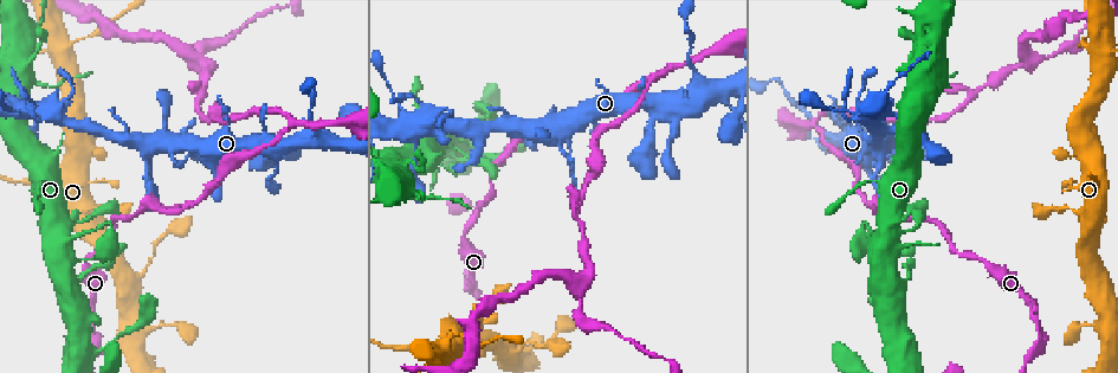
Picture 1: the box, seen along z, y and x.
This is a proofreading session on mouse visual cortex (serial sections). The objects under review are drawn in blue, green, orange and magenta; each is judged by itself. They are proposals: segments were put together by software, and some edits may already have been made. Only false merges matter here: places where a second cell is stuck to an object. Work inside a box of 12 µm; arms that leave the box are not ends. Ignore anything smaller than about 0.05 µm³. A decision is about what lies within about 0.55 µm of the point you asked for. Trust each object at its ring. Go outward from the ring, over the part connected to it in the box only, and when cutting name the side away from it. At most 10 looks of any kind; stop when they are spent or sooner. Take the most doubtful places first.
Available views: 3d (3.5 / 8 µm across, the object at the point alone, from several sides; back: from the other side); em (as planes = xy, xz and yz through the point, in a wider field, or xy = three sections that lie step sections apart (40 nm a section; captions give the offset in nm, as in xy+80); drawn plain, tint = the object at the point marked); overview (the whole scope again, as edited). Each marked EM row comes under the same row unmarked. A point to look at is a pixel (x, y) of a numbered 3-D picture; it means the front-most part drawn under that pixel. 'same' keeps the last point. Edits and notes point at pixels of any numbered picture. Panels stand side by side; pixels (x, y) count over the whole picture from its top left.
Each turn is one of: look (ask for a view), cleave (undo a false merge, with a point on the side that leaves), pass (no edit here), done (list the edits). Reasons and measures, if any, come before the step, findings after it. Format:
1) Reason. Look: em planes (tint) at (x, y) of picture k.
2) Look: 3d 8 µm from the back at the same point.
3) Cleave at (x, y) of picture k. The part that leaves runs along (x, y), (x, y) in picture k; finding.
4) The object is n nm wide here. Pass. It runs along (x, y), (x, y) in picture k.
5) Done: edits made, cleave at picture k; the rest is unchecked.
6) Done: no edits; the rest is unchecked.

Abrupt turn. Look: 3d 3.5 µm at (46, 109) of picture 1.

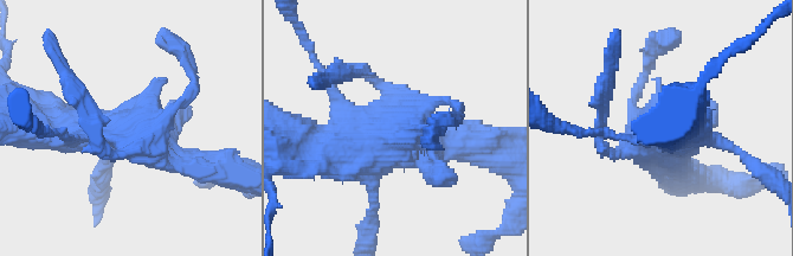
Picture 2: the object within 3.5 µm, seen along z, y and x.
Shape alone is not enough. Look: em xy step 5 (tint) at (128, 132) of picture 2.

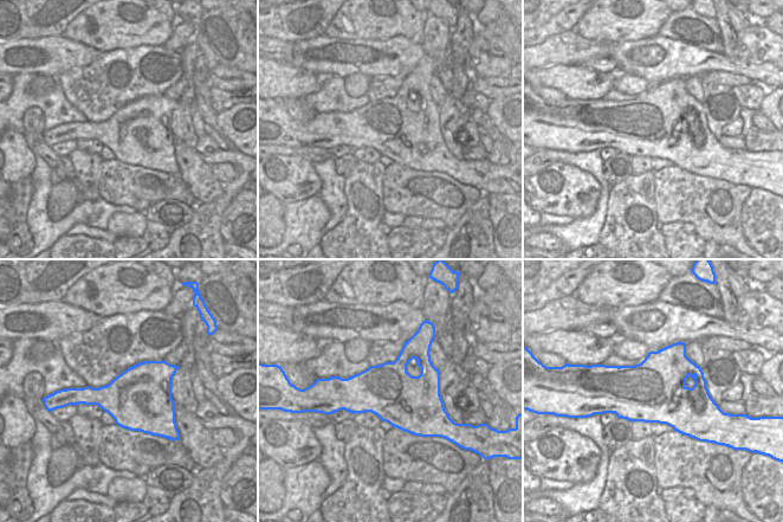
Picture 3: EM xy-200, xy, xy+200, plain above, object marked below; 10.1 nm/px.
The object is 550 nm wide here. Pass. It runs along (218, 167), (128, 134), (69, 127) in picture 2; continuous, no second cell.

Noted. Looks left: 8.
Three arms meet. Look: 3d 3.5 µm at (292, 123) of picture 1.

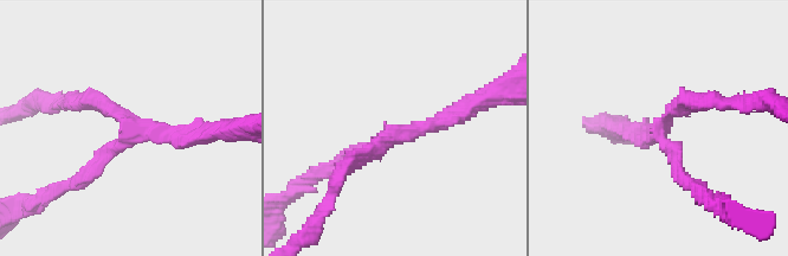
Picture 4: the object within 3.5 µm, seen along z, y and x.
3 arms meet here; the arms are 200, 200, 200 nm wide; need the tissue. Look: em xy step 2 (tint) at (661, 130) of picture 4.

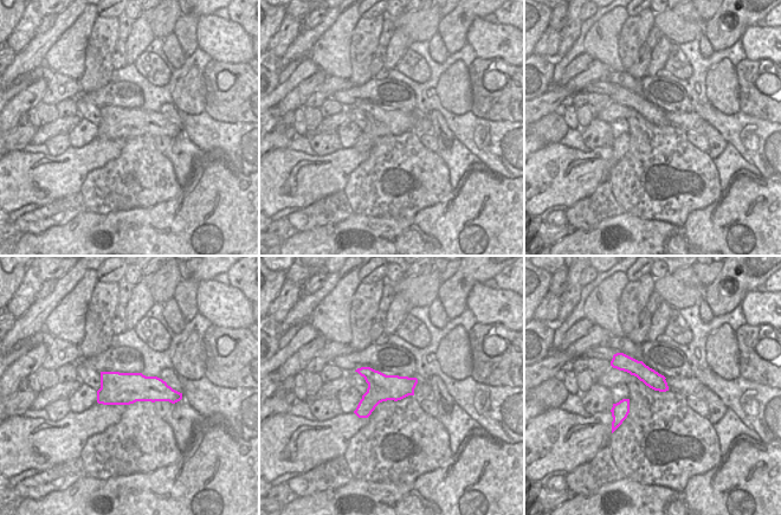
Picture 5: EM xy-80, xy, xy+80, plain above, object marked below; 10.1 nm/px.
Pass. All the same cell.

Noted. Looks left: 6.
Three arms meet. Look: 3d 3.5 µm at (580, 283) of picture 1.

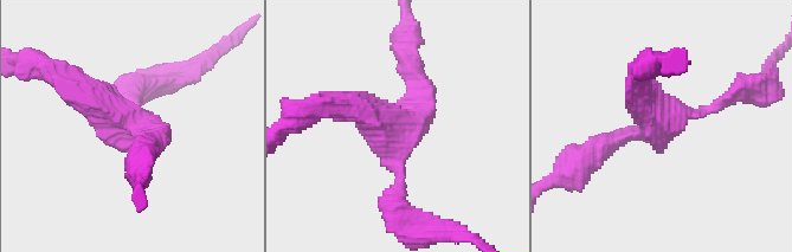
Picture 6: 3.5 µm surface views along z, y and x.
Look: em xy step 3 (tint) at (129, 124) of picture 6.

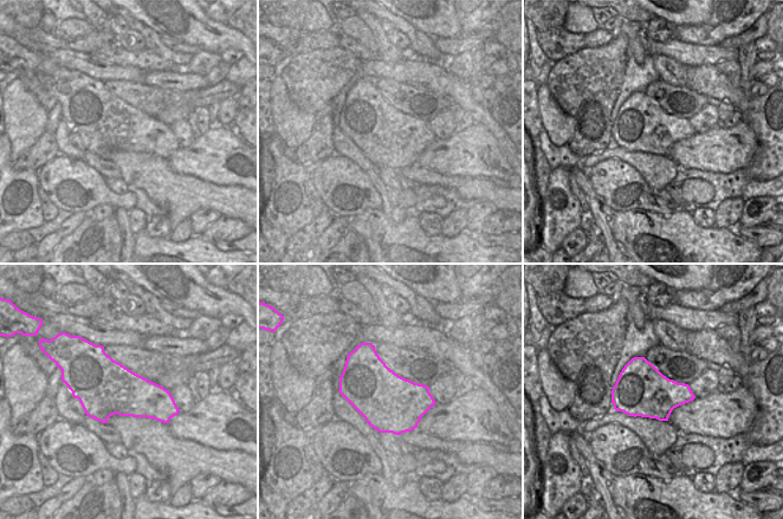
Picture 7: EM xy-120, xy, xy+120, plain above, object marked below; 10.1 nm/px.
The arms are 150, 200, 350 nm wide. Pass. It runs along (150, 144), (161, 130), (66, 83) in picture 6; one cell here.

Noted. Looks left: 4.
Abrupt turn. Look: 3d 3.5 µm at (723, 101) of picture 1.

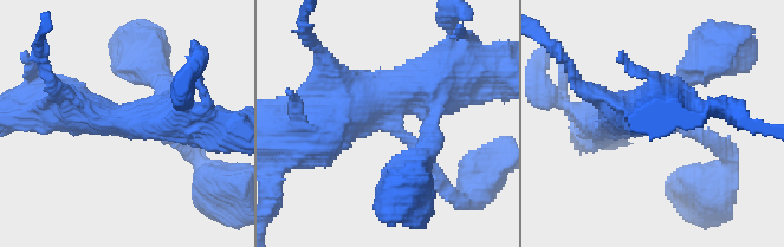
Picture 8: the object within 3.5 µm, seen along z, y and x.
3 arms meet here; the arms are 150, 500, 500 nm wide; need the tissue. Look: em xy step 5 (tint) at (393, 125) of picture 8.

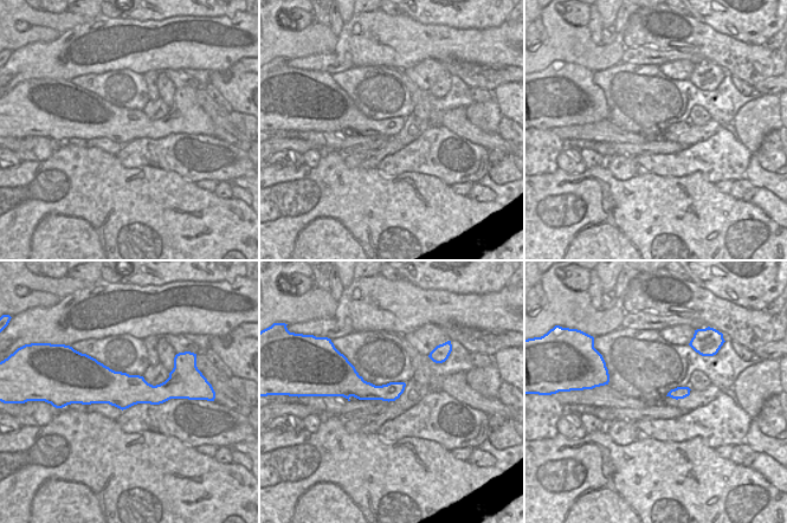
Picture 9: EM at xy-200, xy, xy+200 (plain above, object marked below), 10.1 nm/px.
Pass. It runs along (335, 110), (378, 97), (440, 182) in picture 8; one cell here.

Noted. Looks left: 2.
Done: no edits; the rest is unchecked.

